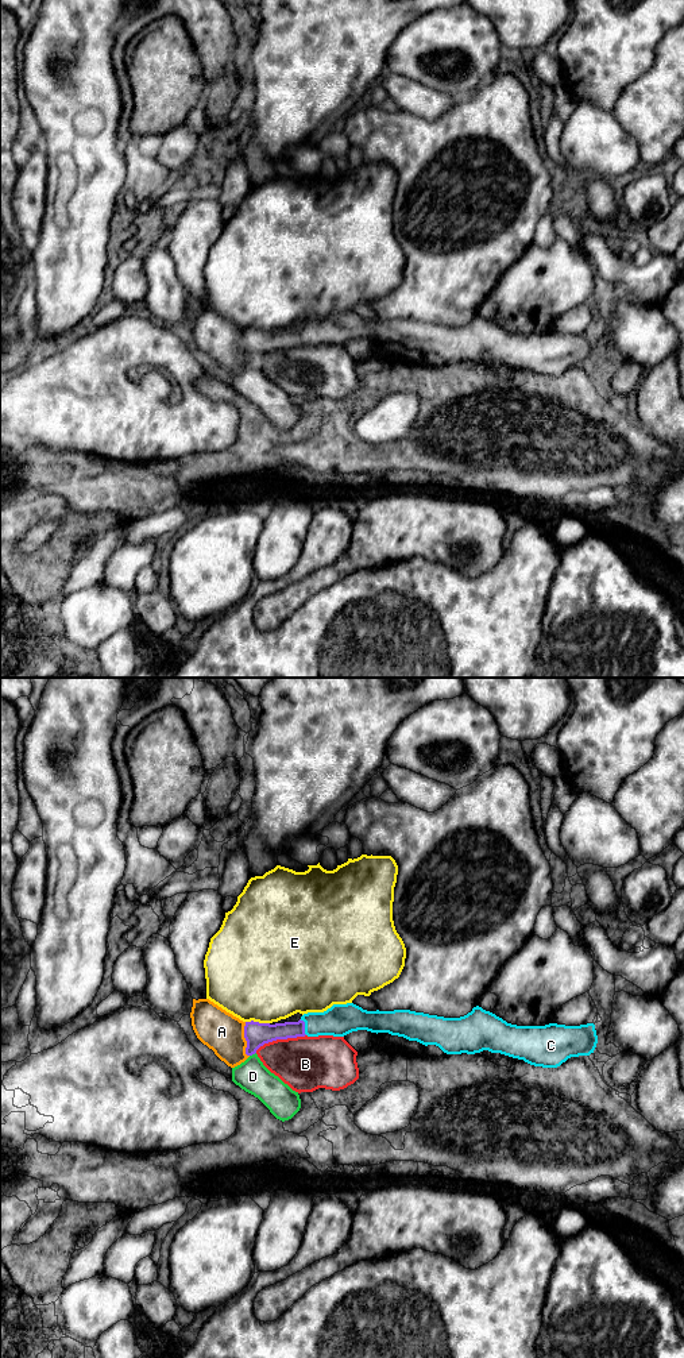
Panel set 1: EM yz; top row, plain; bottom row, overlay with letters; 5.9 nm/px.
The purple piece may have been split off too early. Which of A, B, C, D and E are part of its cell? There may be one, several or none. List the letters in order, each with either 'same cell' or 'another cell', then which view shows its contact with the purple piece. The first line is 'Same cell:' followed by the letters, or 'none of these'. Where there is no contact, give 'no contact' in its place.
Same cell: C
A: another cell | yz
B: another cell | yz
C: same cell | yz
D: another cell | yz
E: another cell | yz

